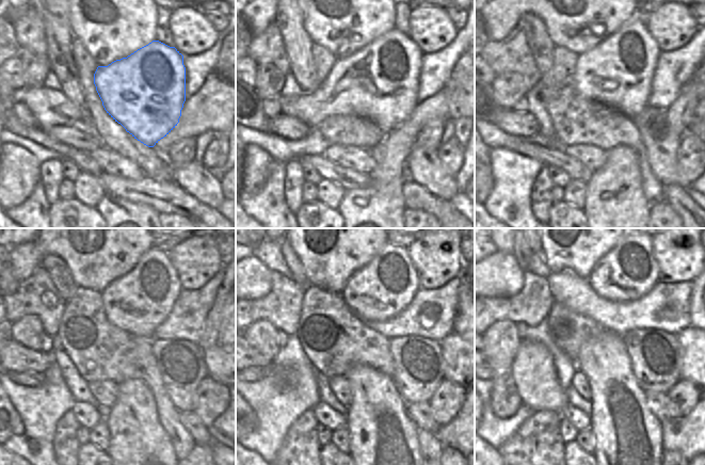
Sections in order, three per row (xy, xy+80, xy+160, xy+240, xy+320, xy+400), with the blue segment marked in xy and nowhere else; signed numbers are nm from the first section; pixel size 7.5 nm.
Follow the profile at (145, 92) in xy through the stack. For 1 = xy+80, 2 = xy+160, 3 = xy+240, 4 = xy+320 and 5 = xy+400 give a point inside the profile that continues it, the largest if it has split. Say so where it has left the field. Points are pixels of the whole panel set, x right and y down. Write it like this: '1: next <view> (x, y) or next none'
1: next xy+80 (380, 82)
2: next xy+160 (618, 73)
3: next xy+240 (138, 302)
4: next xy+320 (385, 286)
5: next xy+400 (627, 272)

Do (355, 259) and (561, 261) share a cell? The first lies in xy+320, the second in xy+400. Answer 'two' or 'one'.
one

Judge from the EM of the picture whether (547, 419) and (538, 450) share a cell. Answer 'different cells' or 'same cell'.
same cell

